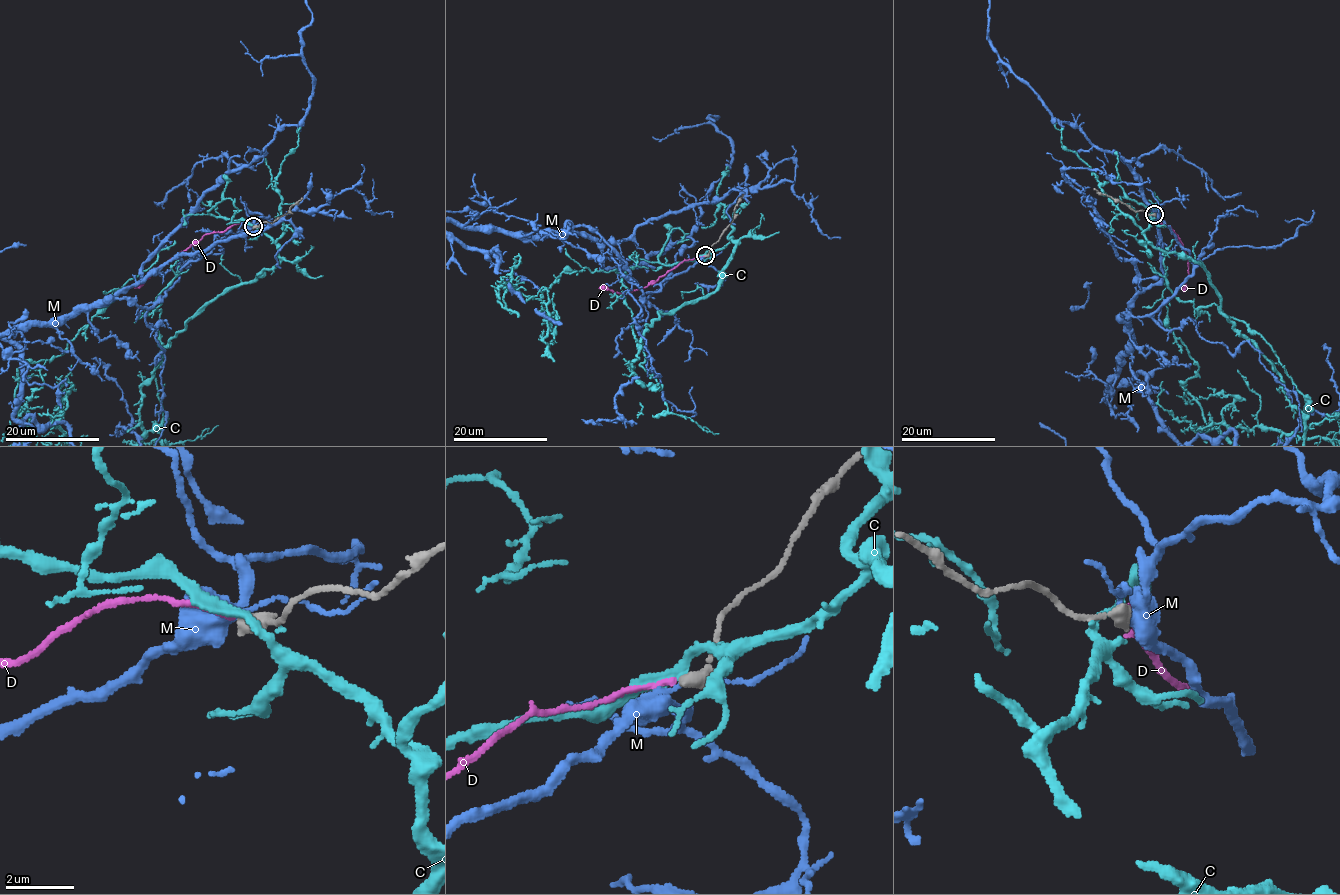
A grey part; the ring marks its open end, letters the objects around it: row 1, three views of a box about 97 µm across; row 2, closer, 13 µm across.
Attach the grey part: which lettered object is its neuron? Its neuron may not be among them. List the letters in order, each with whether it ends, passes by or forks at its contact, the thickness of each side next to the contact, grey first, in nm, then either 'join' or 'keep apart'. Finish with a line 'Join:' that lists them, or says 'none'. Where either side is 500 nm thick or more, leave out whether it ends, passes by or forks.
C: it passes by; calibres 460 and 240 nm; keep apart
D: it ends; calibres 440 and 140 nm; join
M: it passes by; calibres 460 and 130 nm; keep apart
Join: D

